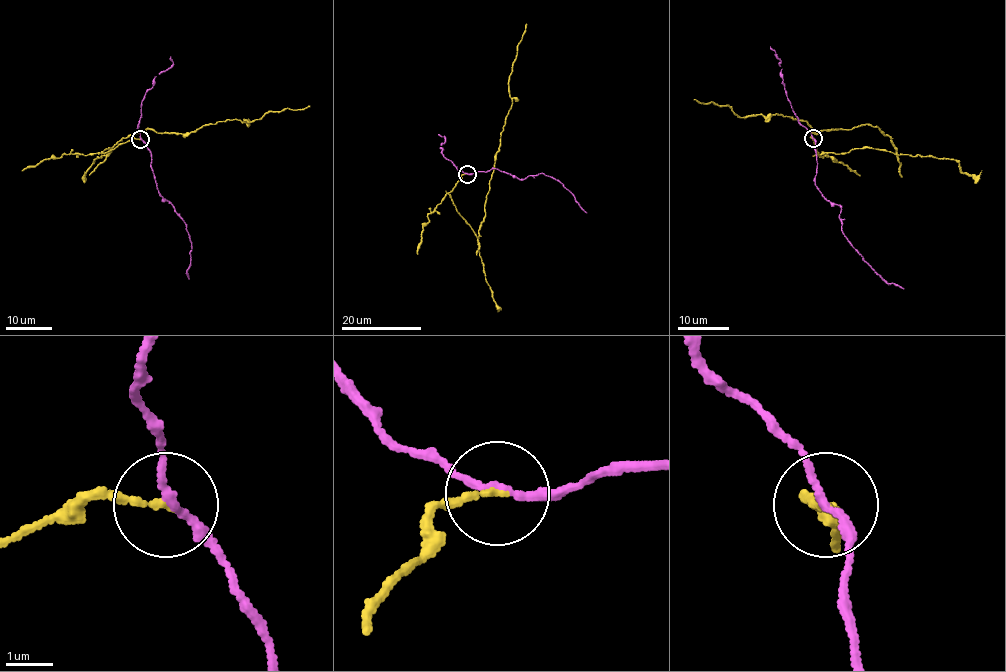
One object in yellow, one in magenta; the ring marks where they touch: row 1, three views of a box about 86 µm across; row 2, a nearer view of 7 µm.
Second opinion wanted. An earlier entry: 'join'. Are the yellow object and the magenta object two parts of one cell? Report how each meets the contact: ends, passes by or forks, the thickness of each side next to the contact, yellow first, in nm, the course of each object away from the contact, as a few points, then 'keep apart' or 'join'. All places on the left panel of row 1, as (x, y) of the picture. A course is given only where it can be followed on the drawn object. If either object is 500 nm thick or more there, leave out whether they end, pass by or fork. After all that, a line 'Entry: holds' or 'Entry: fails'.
yellow ends there; magenta passes by; 130 nm thick on the yellow side, 150 nm on the other; yellow runs (140, 139), (101, 152), (151, 128), (186, 135), (309, 106); magenta runs (140, 139), (151, 157), (155, 182), (161, 197), (169, 201), (186, 227), (191, 245), (186, 271), (189, 279); keep apart
Entry: fails

